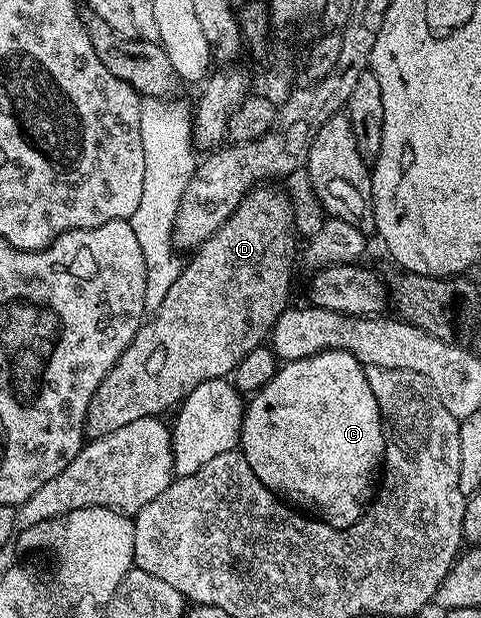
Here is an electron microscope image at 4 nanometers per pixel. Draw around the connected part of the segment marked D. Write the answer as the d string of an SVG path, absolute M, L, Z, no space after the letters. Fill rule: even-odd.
M259 185L251 189L228 221L185 260L182 272L172 289L168 289L160 309L143 322L108 377L100 381L86 414L87 440L104 437L104 433L116 433L116 429L124 429L124 425L132 425L132 421L173 412L196 385L227 378L249 351L267 342L271 327L291 302L290 278L294 275L294 258L300 255L300 243L298 247L294 230L294 202L281 186L274 186L278 185Z

